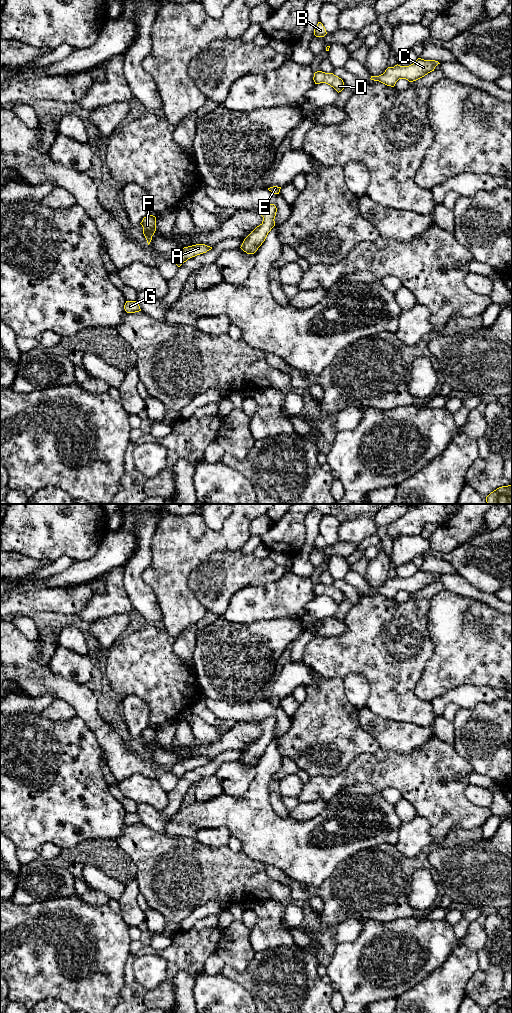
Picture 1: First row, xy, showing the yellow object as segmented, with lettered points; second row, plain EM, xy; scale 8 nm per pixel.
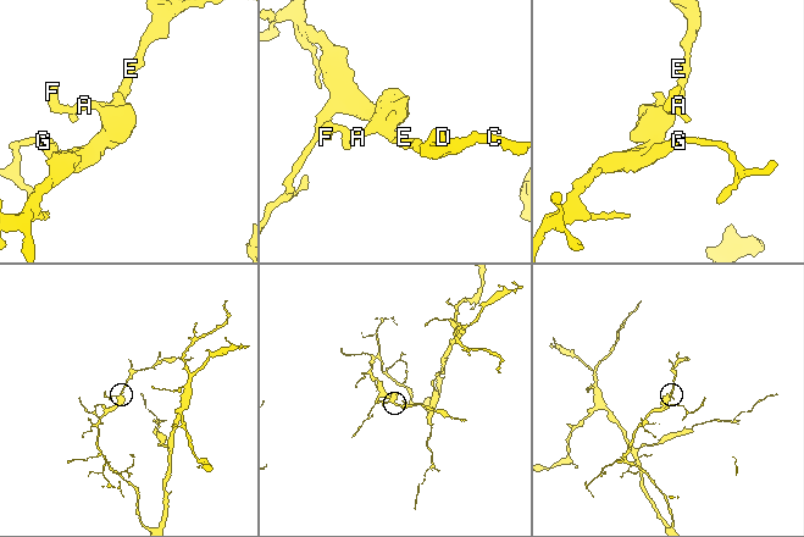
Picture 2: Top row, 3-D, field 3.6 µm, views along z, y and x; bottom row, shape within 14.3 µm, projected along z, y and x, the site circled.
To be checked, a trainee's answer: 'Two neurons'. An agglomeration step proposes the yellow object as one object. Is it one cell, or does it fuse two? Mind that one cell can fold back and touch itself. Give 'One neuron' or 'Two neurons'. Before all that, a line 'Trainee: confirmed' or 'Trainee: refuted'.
Trainee: refuted
One neuron

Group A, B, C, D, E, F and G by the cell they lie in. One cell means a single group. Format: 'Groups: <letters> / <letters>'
Groups: A B C D E F G

